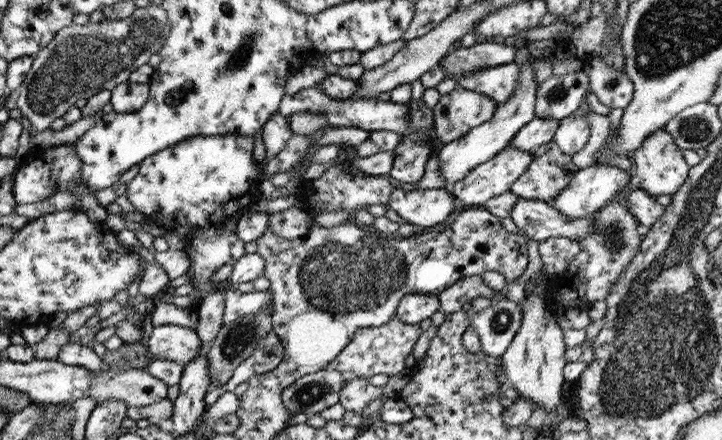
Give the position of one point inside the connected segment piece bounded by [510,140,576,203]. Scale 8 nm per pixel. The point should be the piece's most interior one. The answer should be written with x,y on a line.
549,171

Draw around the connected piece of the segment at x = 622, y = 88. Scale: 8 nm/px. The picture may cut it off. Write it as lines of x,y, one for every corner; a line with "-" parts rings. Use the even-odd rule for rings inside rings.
595,56
585,67
588,88
602,105
611,108
625,109
633,94
632,82

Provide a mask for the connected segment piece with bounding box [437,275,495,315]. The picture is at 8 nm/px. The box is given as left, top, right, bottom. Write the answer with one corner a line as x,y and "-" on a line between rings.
480,275
467,276
460,278
439,293
438,312
443,312
445,315
449,313
457,313
463,304
469,303
473,298
494,298
495,292
492,291
481,279

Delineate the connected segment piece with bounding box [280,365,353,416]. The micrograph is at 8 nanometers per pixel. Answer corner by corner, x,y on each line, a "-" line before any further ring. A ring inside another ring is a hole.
328,365
324,370
307,374
281,391
283,406
292,414
317,415
338,402
339,391
353,375
339,372

